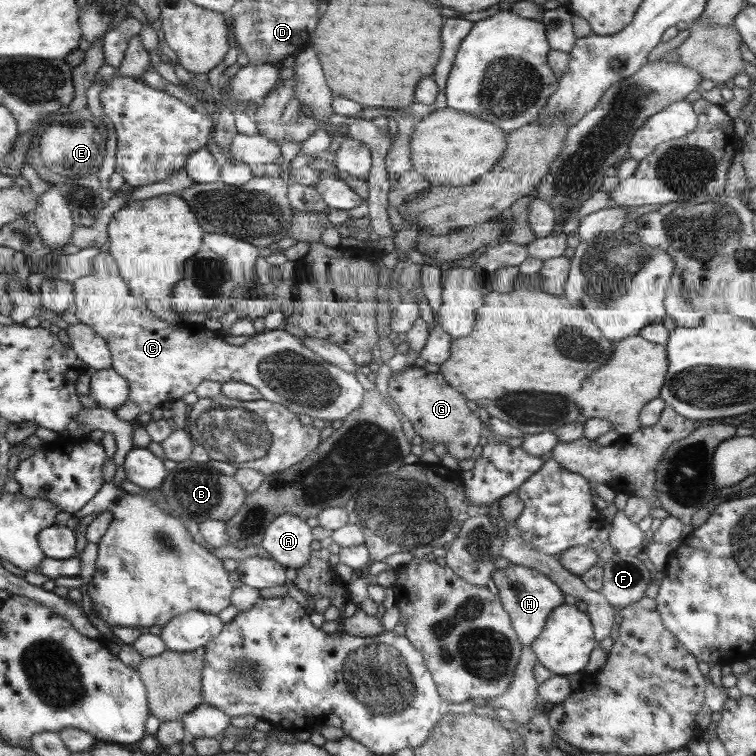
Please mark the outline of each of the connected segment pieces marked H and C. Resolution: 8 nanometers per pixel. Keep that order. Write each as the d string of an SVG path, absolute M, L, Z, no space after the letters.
M510 563L504 569L495 569L491 580L497 588L497 596L505 613L509 614L513 630L516 633L521 647L530 647L540 636L545 620L552 613L553 608L561 606L561 592L550 577L537 573L536 569L524 565Z
M109 256L109 270L97 272L93 270L87 276L80 276L72 283L74 315L81 324L87 325L104 337L108 348L111 350L110 368L129 384L128 399L113 414L125 422L135 422L136 414L149 412L153 408L161 407L163 402L172 402L191 392L201 382L211 381L223 384L223 382L241 382L251 385L260 393L263 400L283 405L293 414L303 414L319 420L343 420L351 412L360 406L364 396L364 390L355 379L352 372L345 372L336 365L329 364L311 352L300 343L300 339L292 333L285 332L279 327L274 330L263 330L261 333L249 337L246 343L239 346L225 344L215 331L207 330L201 323L172 323L160 320L145 307L145 300L133 295L125 284L123 278L119 278L113 258Z

